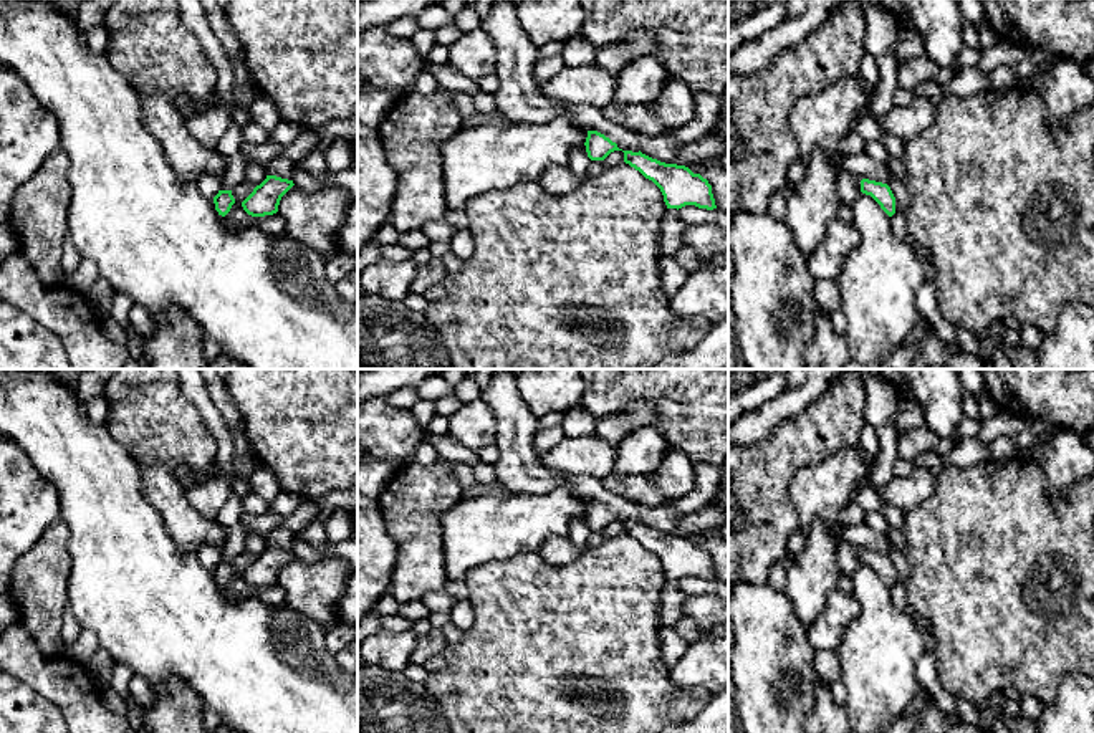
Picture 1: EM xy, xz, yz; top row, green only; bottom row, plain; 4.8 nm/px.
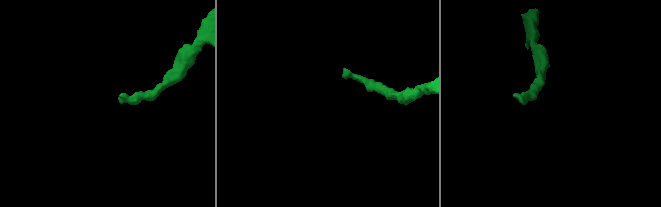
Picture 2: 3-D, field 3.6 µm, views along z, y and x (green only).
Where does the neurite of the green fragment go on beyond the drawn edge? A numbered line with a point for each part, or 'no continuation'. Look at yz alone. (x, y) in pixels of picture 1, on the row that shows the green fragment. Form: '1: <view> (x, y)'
1: yz (848, 186)

